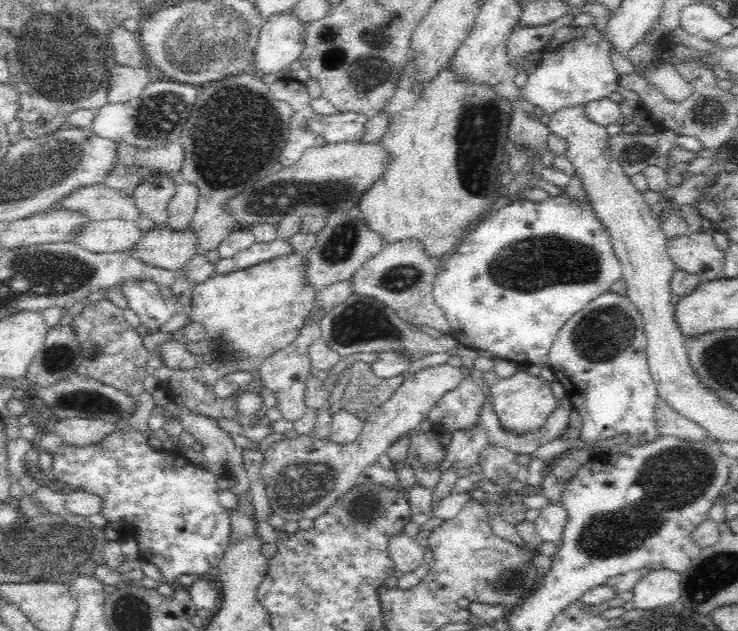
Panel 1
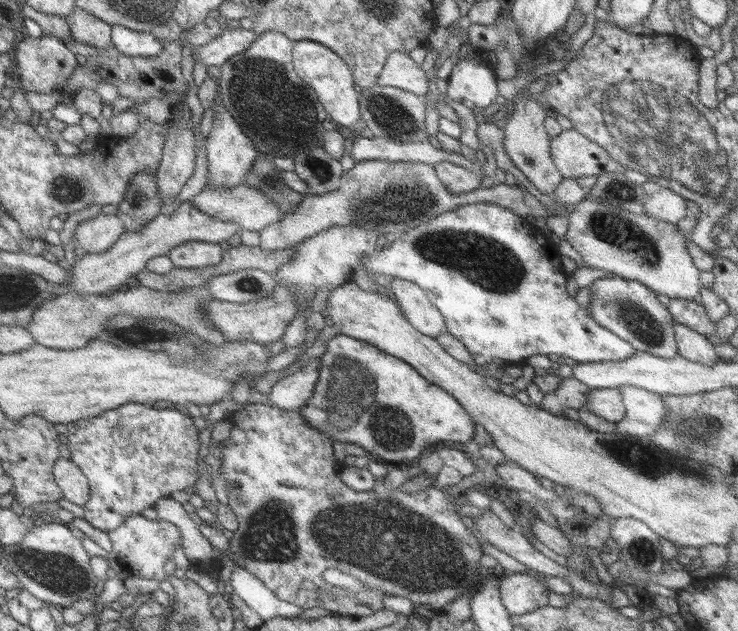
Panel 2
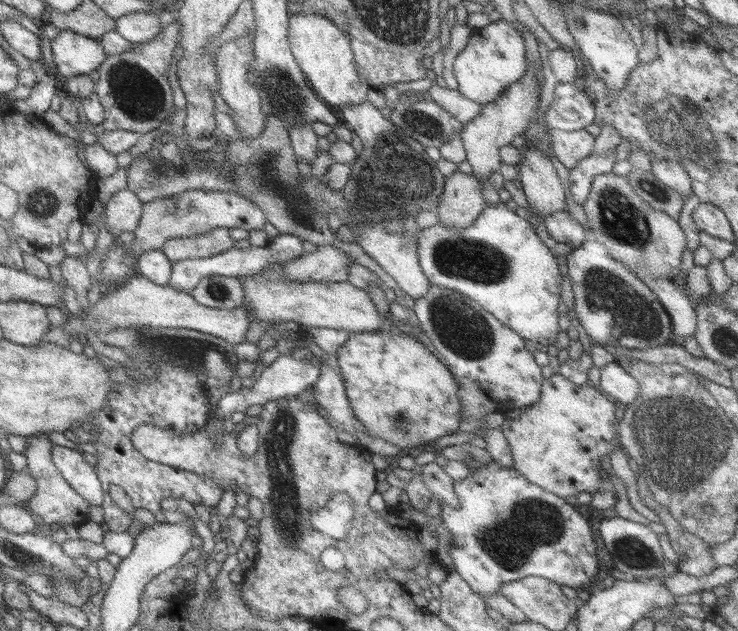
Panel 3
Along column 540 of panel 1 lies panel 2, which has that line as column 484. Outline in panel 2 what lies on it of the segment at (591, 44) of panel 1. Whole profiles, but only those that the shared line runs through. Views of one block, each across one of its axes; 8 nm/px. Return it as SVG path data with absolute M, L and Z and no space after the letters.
M476 52L474 58L460 59L448 78L448 98L460 102L476 114L492 106L498 98L494 69Z

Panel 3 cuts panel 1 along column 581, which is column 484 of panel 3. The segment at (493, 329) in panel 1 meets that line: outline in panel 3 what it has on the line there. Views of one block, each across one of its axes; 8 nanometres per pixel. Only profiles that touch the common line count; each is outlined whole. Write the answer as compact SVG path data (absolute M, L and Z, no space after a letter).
M505 202L486 204L478 218L468 227L454 229L437 222L418 233L418 262L430 286L447 289L469 297L490 312L498 322L533 344L550 346L563 336L558 325L558 305L561 301L562 275L558 261L537 235L530 221L512 211Z

